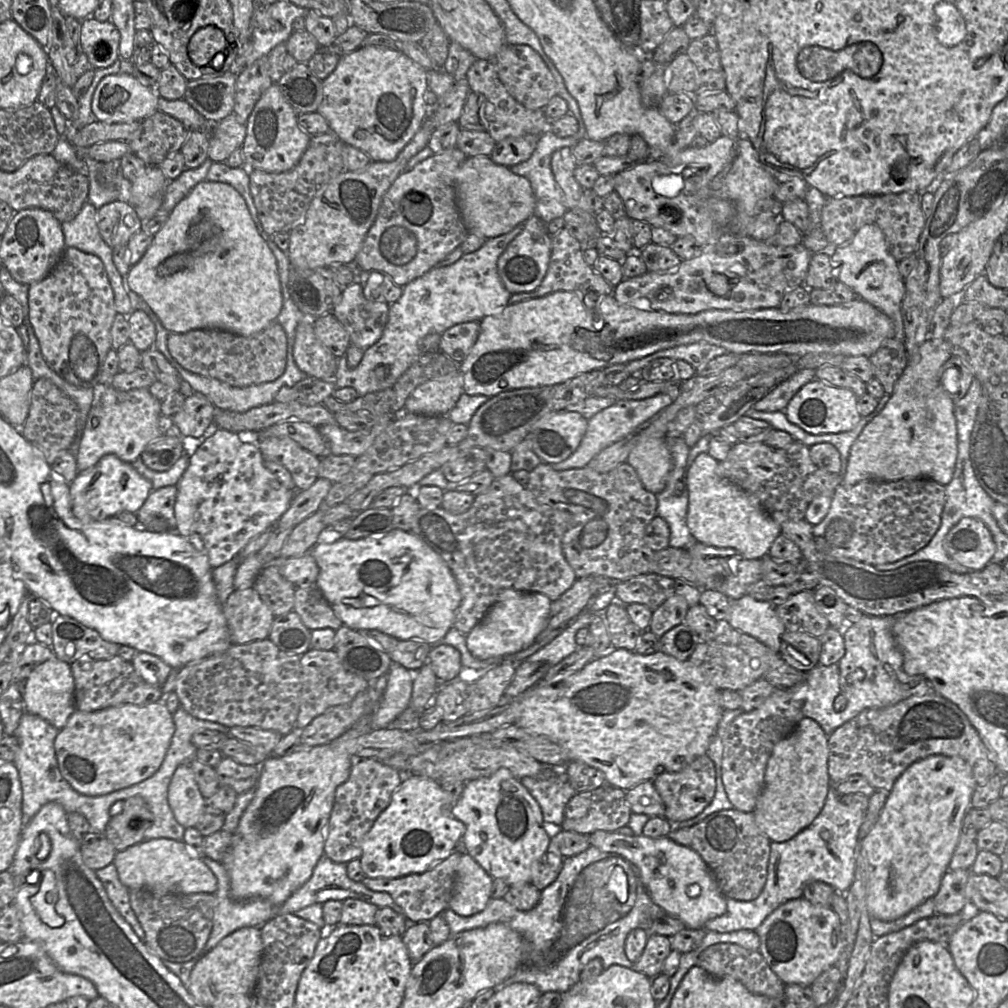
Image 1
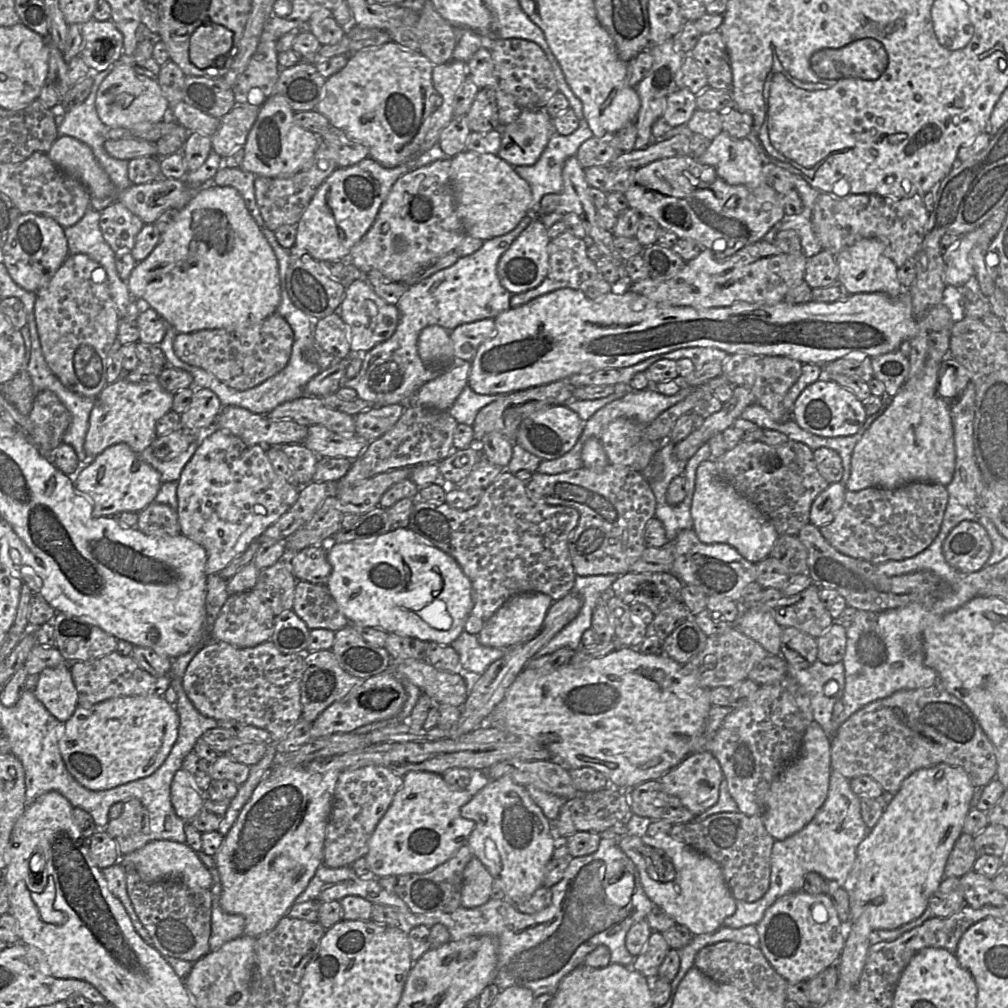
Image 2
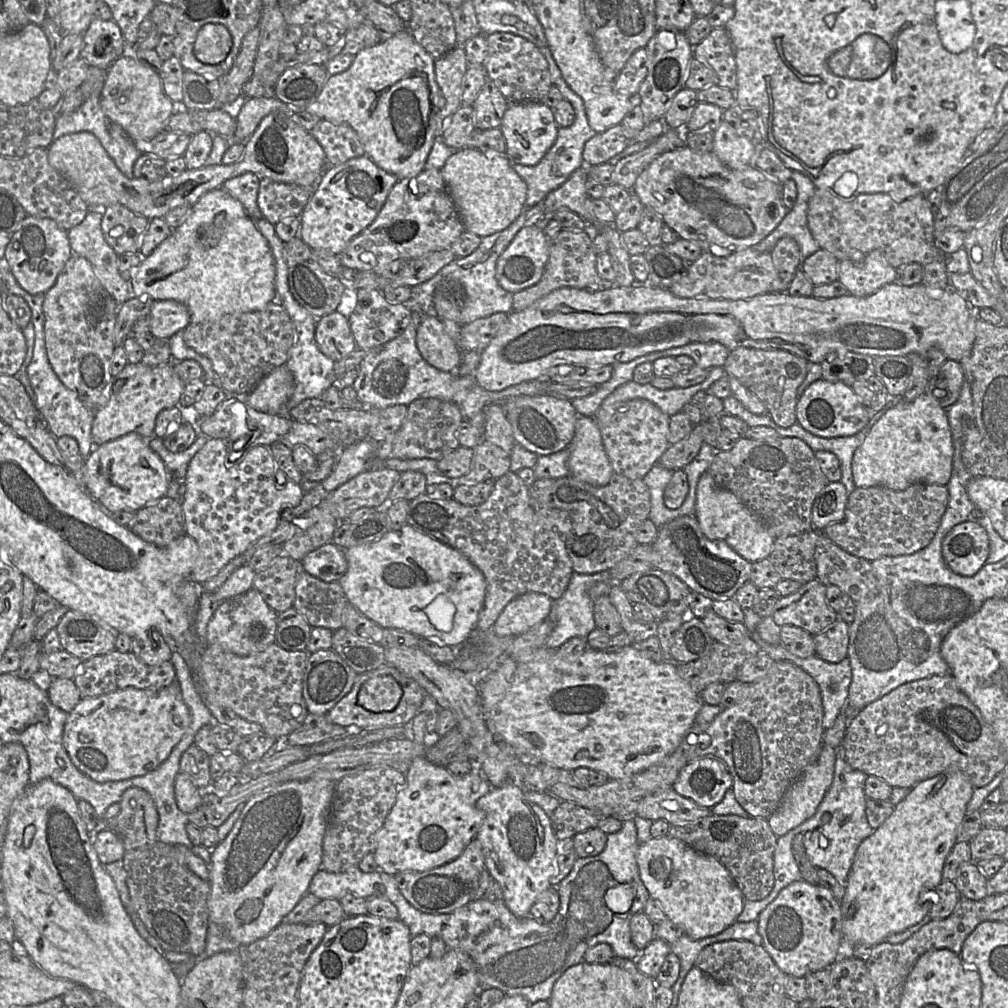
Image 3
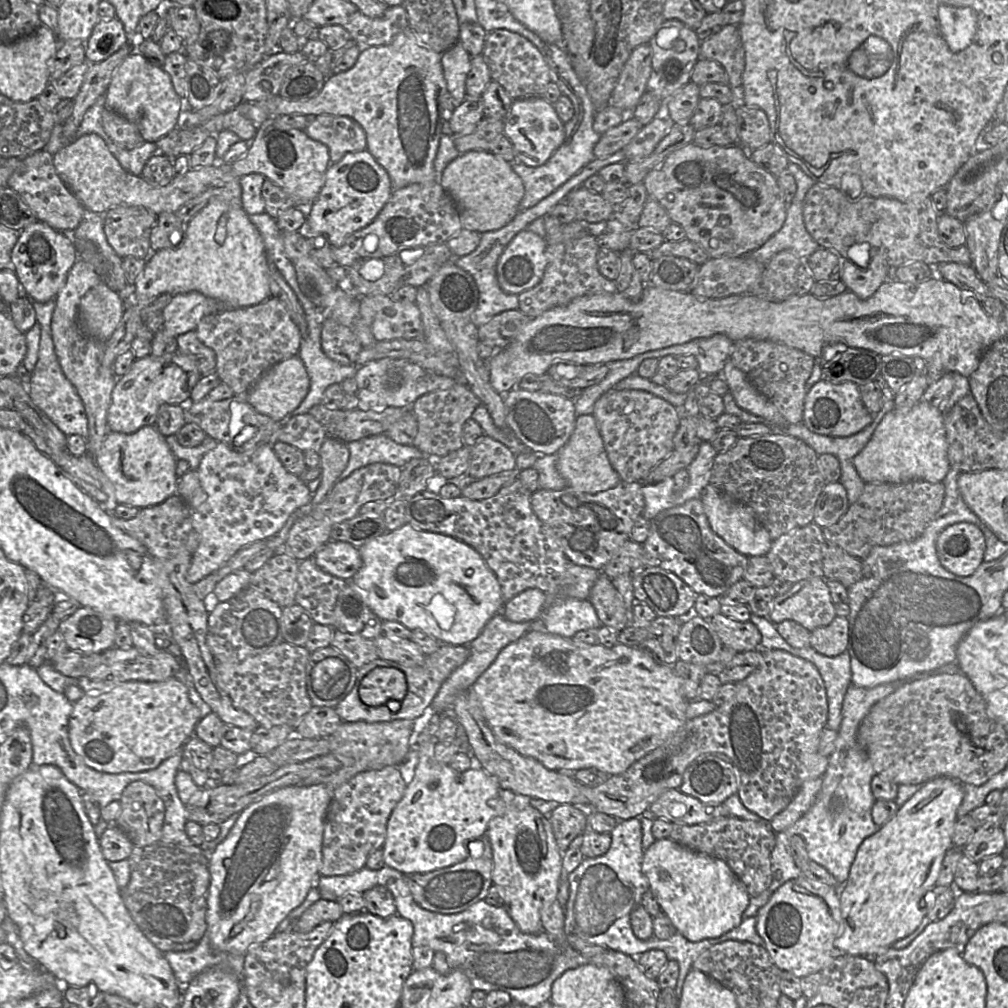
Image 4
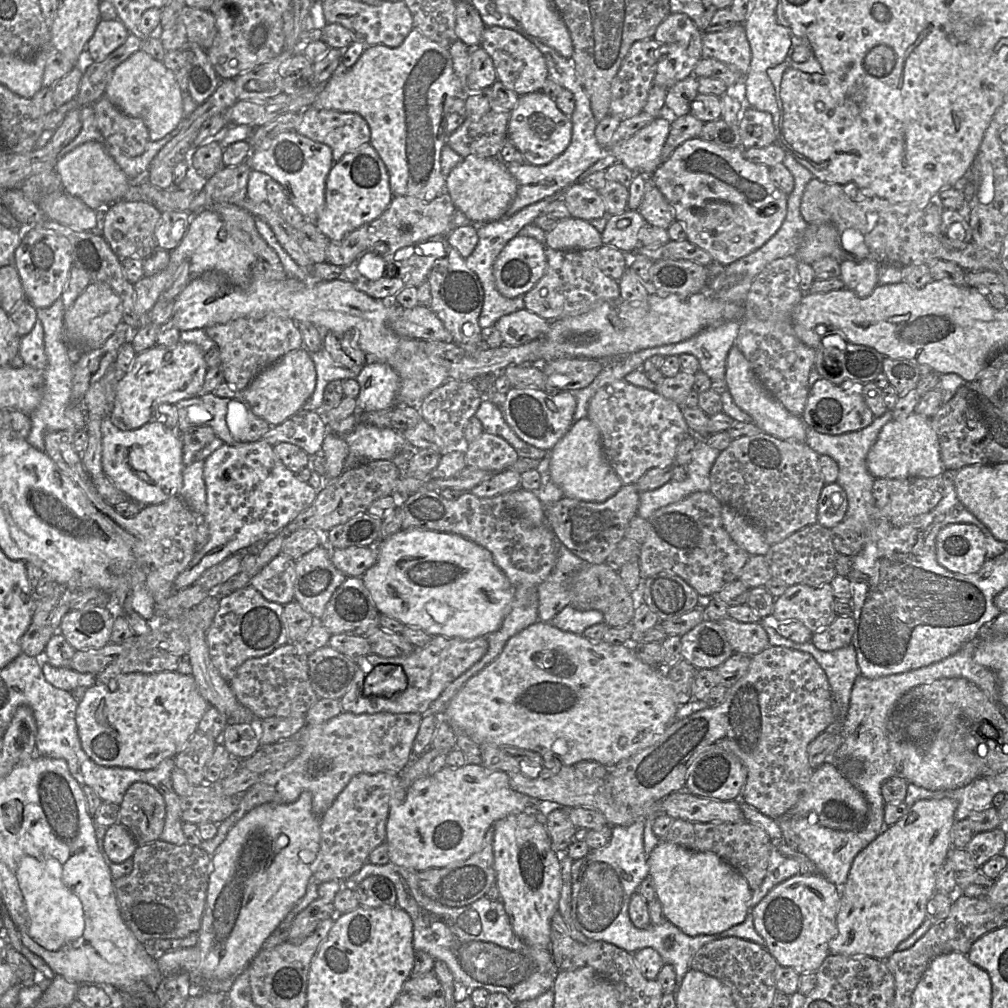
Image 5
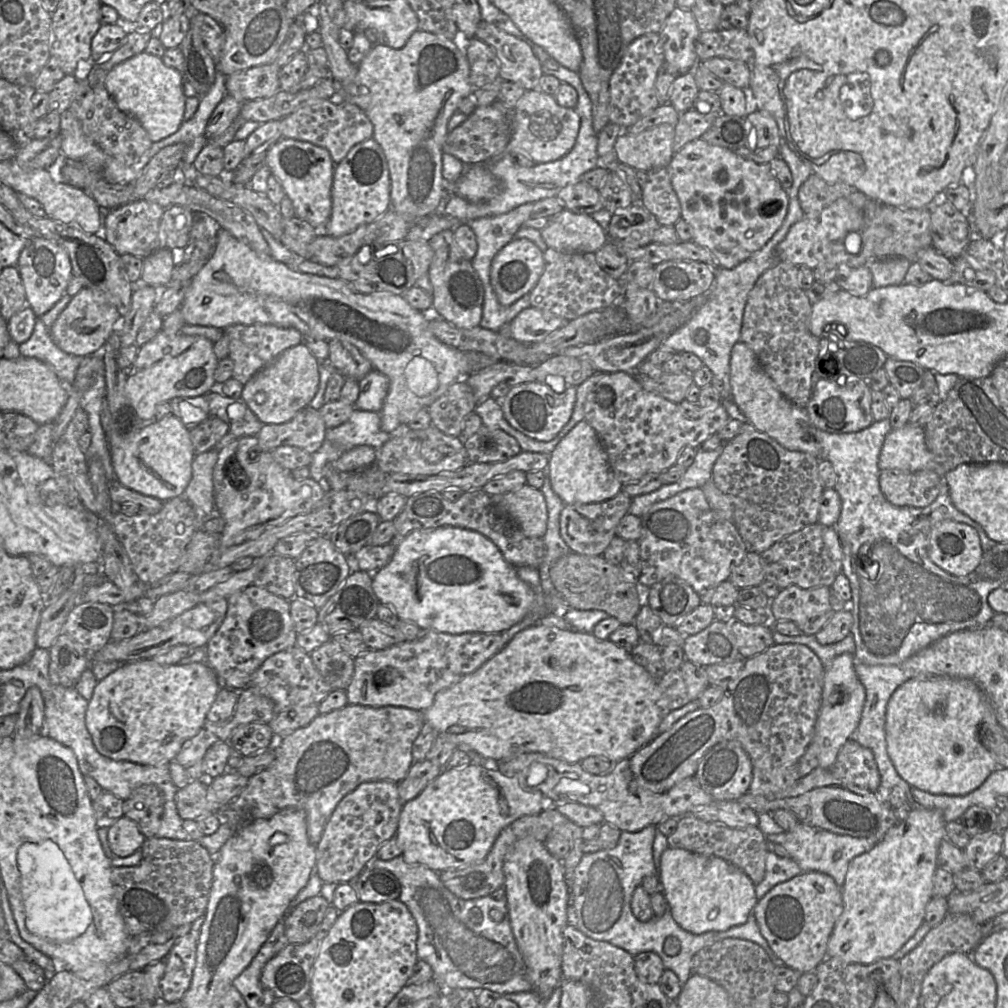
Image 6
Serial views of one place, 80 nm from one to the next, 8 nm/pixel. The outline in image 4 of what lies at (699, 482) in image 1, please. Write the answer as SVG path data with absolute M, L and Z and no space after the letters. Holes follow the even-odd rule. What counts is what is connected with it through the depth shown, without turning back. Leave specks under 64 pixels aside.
M711 484L703 490L701 500L711 529L729 546L746 557L765 556L769 552L773 540L751 508L724 495Z

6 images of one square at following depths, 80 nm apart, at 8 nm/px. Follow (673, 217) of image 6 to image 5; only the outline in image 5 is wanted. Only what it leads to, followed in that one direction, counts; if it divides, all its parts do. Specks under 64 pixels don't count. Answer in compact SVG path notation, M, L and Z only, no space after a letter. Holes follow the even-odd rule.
M651 176L646 177L642 202L638 209L651 226L667 229L676 220L675 210L657 188Z

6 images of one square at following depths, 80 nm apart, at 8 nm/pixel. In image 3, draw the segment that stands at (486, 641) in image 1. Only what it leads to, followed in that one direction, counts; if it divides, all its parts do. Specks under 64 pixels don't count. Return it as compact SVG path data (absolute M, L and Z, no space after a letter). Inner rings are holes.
M527 593L512 600L493 625L499 637L517 637L549 616L553 600L543 593Z

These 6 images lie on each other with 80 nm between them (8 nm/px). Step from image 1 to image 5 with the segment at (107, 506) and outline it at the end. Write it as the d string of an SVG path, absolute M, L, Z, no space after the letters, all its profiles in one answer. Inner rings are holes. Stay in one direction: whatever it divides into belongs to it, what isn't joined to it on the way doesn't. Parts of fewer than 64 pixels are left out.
M107 415L103 418L101 423L101 432L102 432L102 469L103 473L111 479L113 484L122 492L127 494L132 501L140 504L140 505L155 505L160 504L167 499L169 499L172 496L179 495L180 489L182 487L183 483L183 470L185 468L183 464L183 442L181 439L180 433L177 432L177 430L169 429L165 425L163 425L160 422L157 421L151 421L142 427L136 429L136 430L120 430L117 428L111 421L110 416Z

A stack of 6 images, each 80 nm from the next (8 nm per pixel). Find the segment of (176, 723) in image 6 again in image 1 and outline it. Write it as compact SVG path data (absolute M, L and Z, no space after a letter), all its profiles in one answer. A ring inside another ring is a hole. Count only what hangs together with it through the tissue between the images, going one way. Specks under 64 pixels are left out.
M164 698L142 706L125 703L94 712L75 710L54 741L59 771L75 791L86 796L105 795L133 786L159 769L174 732L173 714L167 709Z

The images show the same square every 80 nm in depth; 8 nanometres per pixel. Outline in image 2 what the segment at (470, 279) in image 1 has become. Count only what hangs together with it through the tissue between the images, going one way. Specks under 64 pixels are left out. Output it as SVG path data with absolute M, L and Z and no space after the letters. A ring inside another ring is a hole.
M528 214L509 233L484 241L478 251L460 257L452 266L409 286L396 304L400 317L394 334L363 354L359 373L351 379L344 376L342 386L354 389L357 398L369 401L375 407L403 404L406 408L410 397L422 385L443 372L426 367L419 356L418 338L425 327L438 325L452 331L461 324L495 319L511 308L512 294L500 283L498 261L535 217L535 214Z

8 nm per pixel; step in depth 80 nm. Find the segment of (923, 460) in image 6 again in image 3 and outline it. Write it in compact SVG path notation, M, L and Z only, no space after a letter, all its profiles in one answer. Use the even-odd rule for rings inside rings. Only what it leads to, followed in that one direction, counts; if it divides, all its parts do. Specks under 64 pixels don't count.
M926 392L912 401L899 401L872 427L853 456L856 488L882 486L902 491L915 483L947 487L951 478L954 447L947 411Z

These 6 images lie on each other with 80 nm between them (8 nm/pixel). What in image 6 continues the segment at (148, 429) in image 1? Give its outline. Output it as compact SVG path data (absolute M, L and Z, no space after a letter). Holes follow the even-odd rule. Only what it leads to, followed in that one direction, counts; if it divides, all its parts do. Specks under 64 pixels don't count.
M162 330L139 348L137 358L125 384L125 393L137 415L143 421L155 416L156 407L176 398L201 396L217 387L215 371L219 359L214 353L214 343L199 335L178 333L169 336Z

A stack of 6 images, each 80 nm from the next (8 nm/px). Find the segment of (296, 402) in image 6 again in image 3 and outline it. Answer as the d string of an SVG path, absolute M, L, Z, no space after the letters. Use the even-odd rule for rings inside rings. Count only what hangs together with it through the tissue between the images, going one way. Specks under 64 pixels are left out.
M286 364L267 374L248 393L247 404L253 409L272 415L283 415L284 406L294 389L294 378Z

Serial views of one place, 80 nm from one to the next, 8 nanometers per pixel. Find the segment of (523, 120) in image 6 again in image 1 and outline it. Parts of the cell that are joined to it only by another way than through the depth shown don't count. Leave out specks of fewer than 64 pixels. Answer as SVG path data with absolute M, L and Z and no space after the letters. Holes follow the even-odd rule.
M527 134L522 137L507 137L496 143L490 159L497 165L512 167L527 161L536 149L540 135Z

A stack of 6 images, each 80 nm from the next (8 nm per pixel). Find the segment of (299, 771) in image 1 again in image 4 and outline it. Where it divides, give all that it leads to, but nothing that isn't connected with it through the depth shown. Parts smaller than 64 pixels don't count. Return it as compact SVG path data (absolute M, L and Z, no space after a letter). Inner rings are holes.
M325 783L286 786L239 813L226 838L209 855L206 933L213 949L244 955L250 947L274 935L280 922L305 900L321 868L324 822L333 790Z

